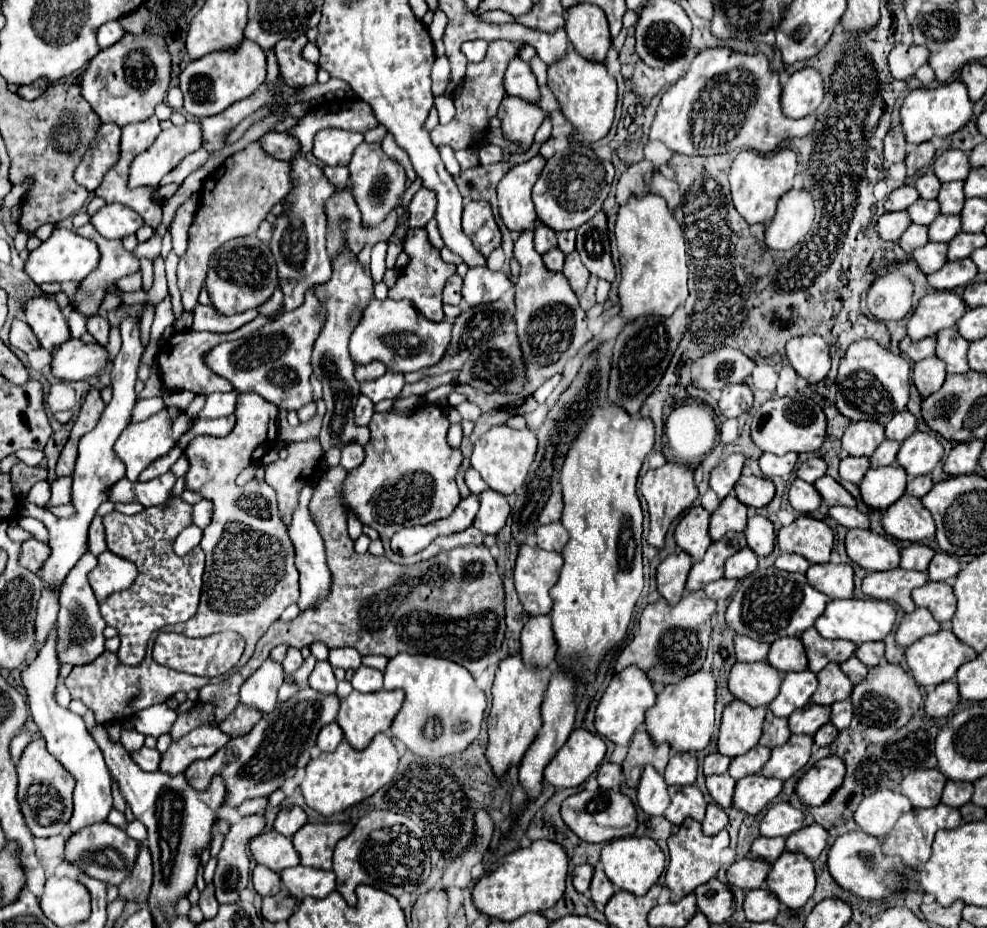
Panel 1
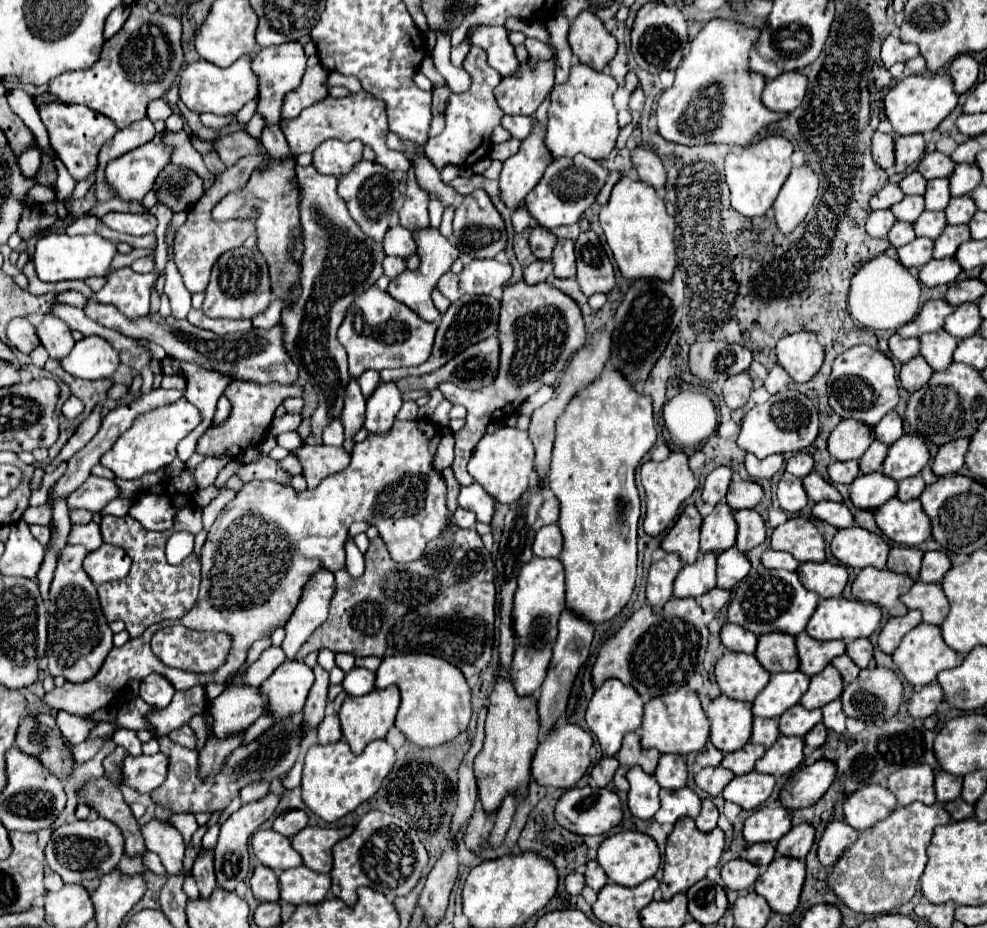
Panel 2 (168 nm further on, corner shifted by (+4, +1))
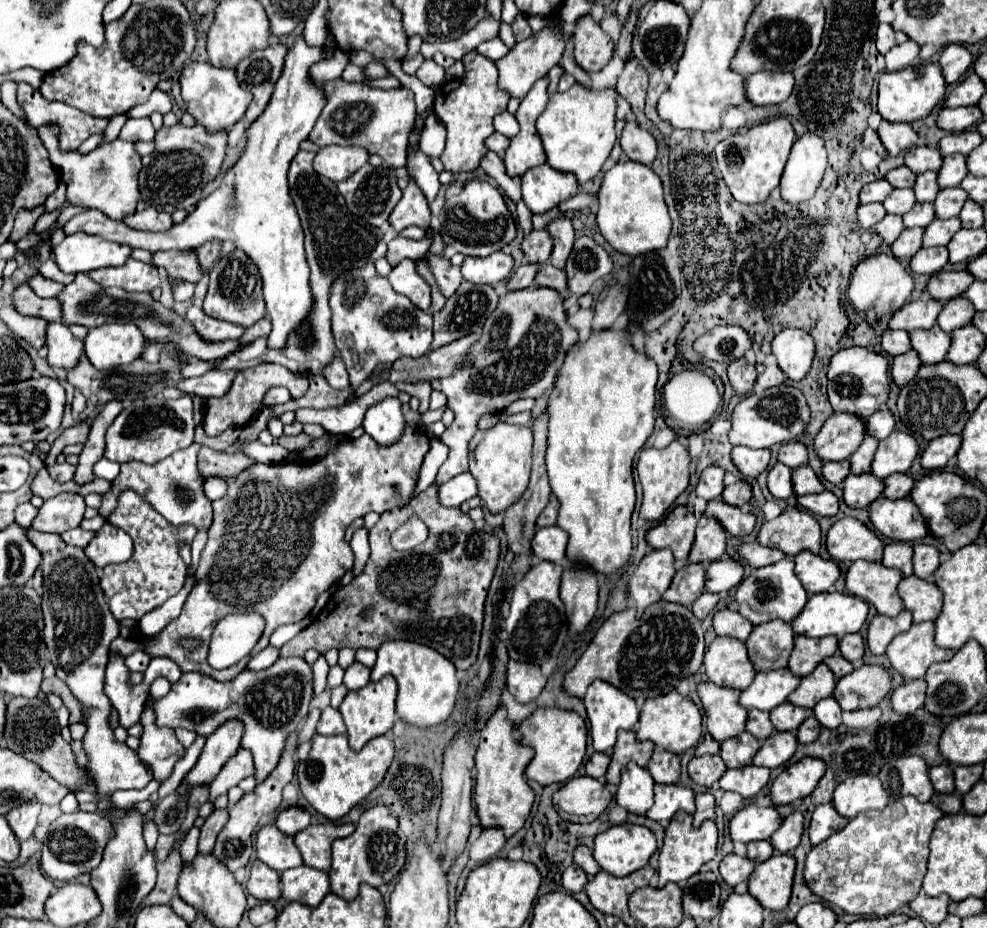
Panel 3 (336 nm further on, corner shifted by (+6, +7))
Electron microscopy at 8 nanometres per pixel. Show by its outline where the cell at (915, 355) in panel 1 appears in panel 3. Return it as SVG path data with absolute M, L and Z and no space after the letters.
M885 330L881 346L887 354L899 356L899 354L905 354L907 350L911 350L911 340L909 340L909 334L903 330Z

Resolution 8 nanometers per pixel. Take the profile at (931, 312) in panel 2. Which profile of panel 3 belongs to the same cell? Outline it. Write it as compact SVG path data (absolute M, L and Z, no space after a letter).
M921 298L921 300L909 302L905 304L905 308L901 308L891 316L889 328L893 330L897 328L905 332L913 332L917 328L923 328L923 330L933 328L941 310L943 310L943 304L933 298Z

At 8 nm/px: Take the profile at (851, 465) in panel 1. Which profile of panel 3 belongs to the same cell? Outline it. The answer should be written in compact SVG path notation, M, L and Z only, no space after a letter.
M839 460L839 462L825 462L823 466L823 478L833 482L833 484L841 484L847 476L849 476L849 460Z

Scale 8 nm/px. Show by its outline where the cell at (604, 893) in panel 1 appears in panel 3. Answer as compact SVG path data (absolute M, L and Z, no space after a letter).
M579 846L579 848L575 848L575 852L573 852L573 860L575 860L575 864L581 866L589 876L595 876L595 874L601 870L601 866L597 864L597 860L593 858L591 848L587 848L587 846Z

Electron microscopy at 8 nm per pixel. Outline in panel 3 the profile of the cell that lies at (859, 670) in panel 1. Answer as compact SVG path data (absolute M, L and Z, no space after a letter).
M833 654L833 656L829 656L829 658L825 660L825 664L833 670L833 674L835 674L837 678L841 678L841 676L845 676L845 674L853 672L851 662L849 662L849 660L845 660L841 654Z

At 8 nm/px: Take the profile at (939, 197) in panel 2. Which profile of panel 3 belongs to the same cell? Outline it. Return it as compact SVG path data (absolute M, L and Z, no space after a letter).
M923 172L917 176L917 182L915 182L917 202L935 202L939 190L941 188L937 184L937 172Z

